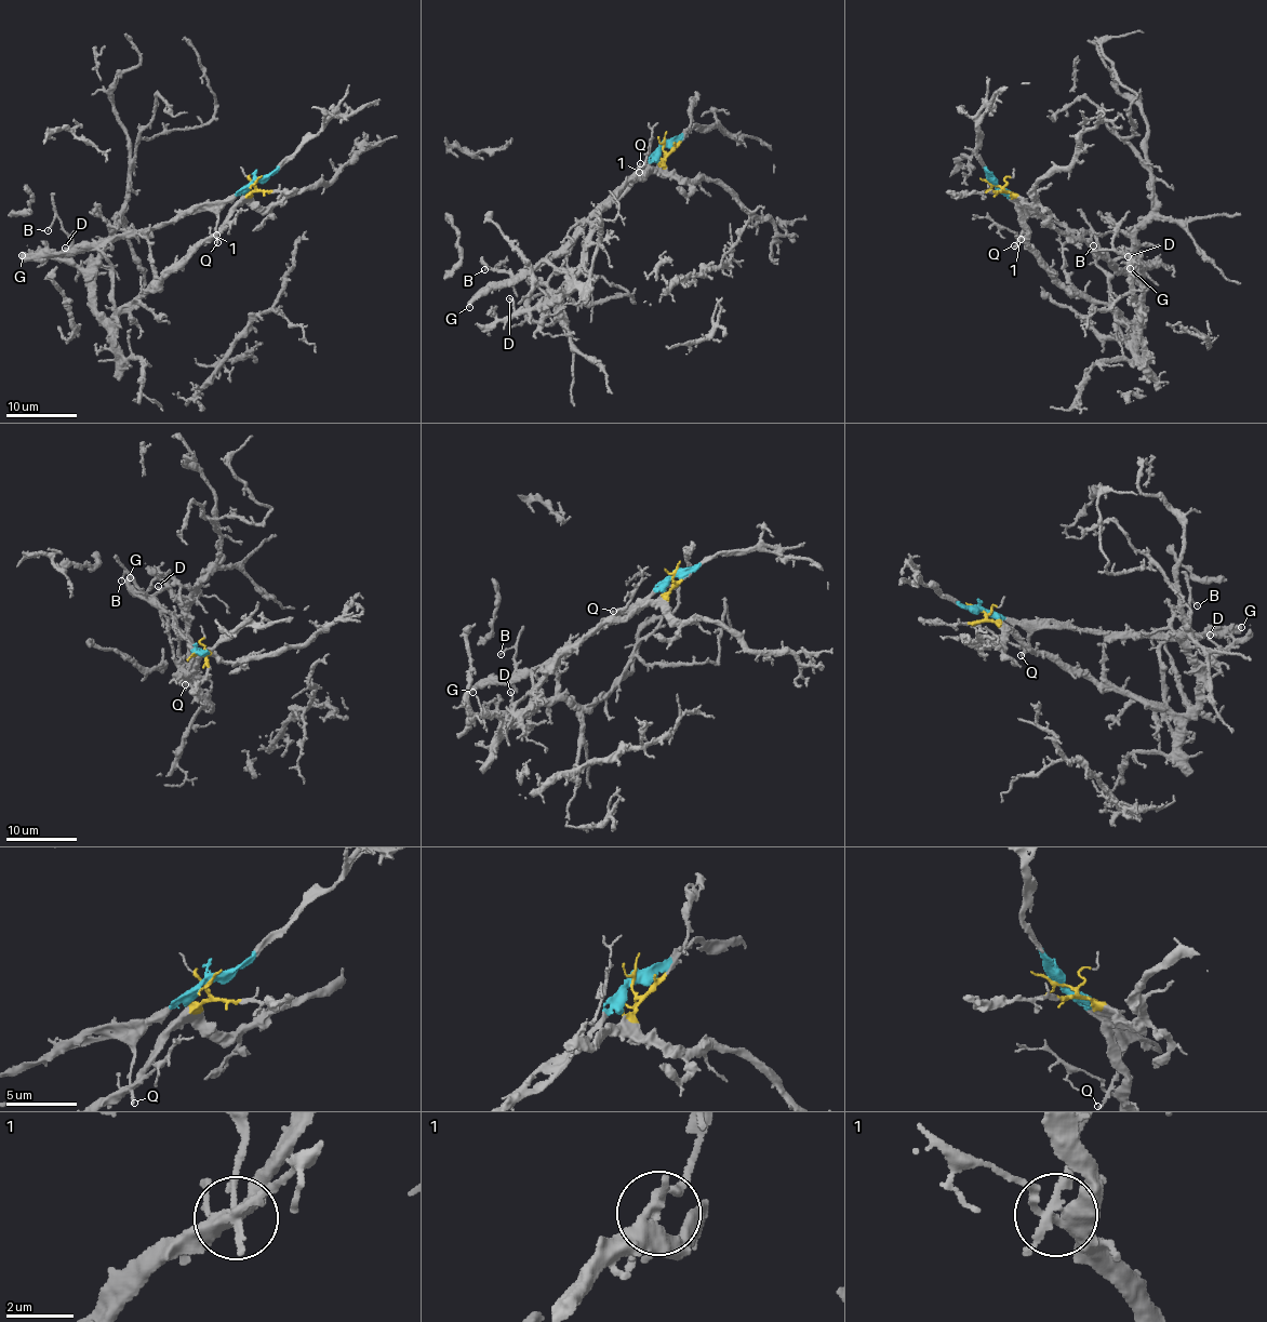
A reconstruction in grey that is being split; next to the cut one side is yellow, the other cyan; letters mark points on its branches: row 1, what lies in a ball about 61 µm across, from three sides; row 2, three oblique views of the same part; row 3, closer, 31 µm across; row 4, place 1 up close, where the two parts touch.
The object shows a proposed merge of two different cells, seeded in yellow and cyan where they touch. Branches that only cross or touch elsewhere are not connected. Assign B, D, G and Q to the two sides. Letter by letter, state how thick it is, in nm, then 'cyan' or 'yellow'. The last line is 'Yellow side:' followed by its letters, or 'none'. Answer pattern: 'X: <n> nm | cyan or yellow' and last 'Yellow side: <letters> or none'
B: 110 nm | cyan
D: 180 nm | yellow
G: 500 nm | cyan
Q: 160 nm | cyan
Yellow side: D

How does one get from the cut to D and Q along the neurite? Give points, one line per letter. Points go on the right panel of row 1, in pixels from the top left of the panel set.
D: (992, 184), (1017, 203), (1026, 239), (1059, 283), (1134, 321), (1142, 314), (1142, 264), (1127, 256)
Q: (992, 182), (1011, 195), (1024, 214), (1022, 238), (1013, 246)

